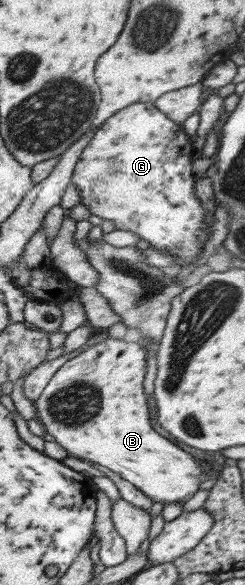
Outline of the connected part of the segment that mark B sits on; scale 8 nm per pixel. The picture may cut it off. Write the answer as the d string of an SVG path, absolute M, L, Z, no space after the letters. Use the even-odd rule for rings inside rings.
M109 338L92 347L86 347L80 355L70 359L56 371L41 396L34 401L36 419L46 428L45 433L52 435L54 441L64 447L66 457L82 457L108 467L122 479L130 481L154 503L163 506L184 503L199 490L198 486L205 480L203 471L191 455L181 447L172 445L168 439L152 429L148 421L150 407L143 386L146 370L147 353L140 342L128 343L123 339Z

